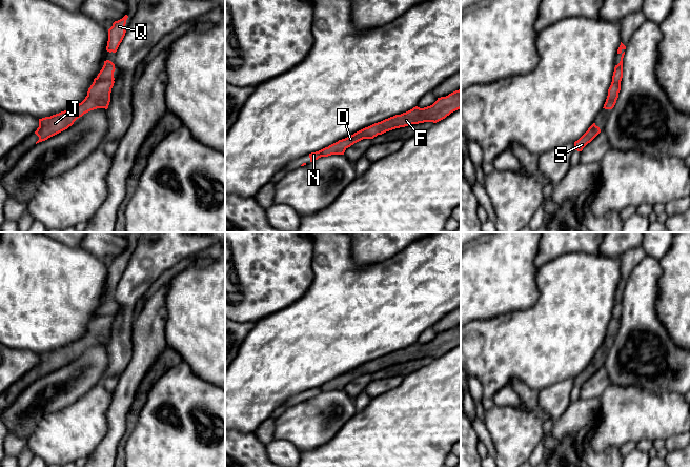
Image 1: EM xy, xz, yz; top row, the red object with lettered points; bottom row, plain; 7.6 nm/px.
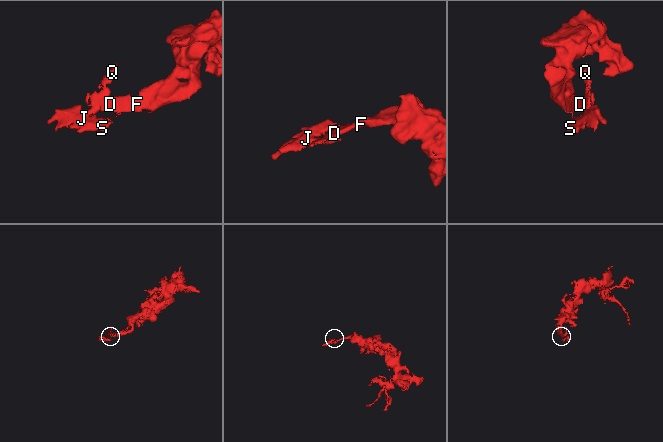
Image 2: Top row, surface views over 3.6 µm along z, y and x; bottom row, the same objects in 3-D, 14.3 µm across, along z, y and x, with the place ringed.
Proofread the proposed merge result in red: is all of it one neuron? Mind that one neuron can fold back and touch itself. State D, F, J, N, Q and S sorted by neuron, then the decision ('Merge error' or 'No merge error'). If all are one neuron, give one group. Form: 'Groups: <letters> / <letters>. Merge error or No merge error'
Groups: D F J N Q S. No merge error

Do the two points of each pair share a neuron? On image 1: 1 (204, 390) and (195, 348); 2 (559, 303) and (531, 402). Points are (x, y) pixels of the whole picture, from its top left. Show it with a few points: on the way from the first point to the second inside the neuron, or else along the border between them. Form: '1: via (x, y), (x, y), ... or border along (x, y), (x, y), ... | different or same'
1: border along (183, 361), (198, 375), (214, 384) | different
2: border along (513, 377), (516, 377), (538, 392) | different

